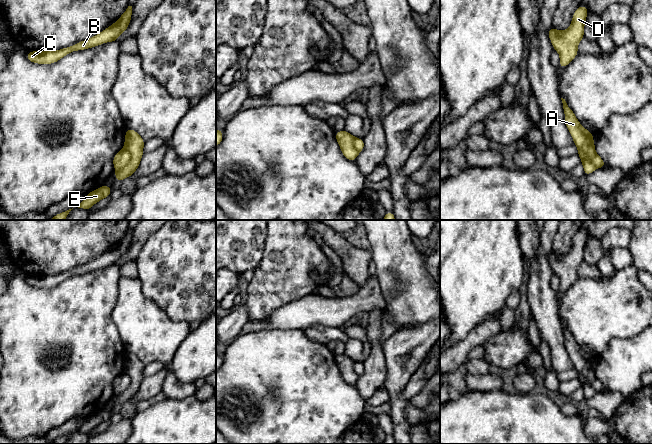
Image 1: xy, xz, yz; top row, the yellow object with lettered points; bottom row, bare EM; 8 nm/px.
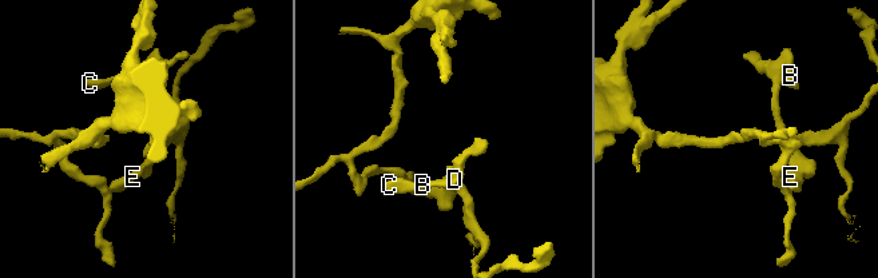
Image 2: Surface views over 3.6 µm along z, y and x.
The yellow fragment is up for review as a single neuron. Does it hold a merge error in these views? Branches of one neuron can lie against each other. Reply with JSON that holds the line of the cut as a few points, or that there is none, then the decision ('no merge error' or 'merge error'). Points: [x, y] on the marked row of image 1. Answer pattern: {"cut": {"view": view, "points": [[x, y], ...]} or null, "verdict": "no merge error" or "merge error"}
{"cut": {"view": "yz", "points": [[579, 148], [595, 167]]}, "verdict": "merge error"}

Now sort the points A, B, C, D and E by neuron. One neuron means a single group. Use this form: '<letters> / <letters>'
A B C D / E

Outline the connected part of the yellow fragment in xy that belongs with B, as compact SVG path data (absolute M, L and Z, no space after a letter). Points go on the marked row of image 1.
M128 6L122 16L114 24L103 30L101 33L84 41L78 42L70 47L62 48L57 51L27 52L26 58L32 63L53 64L73 51L85 50L87 48L96 47L105 42L116 42L116 39L128 28L131 17L132 6Z

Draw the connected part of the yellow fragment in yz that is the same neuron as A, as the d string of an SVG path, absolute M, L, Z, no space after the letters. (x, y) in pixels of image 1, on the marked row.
M561 98L565 114L565 124L574 140L574 144L588 157L596 154L593 134L586 130L576 119L575 114L567 105L565 99Z

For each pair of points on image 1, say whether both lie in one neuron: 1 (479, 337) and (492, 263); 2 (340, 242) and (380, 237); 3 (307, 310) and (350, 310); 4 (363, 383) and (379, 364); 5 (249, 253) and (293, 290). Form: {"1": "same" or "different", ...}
{"1": "different", "2": "different", "3": "same", "4": "same", "5": "different"}

